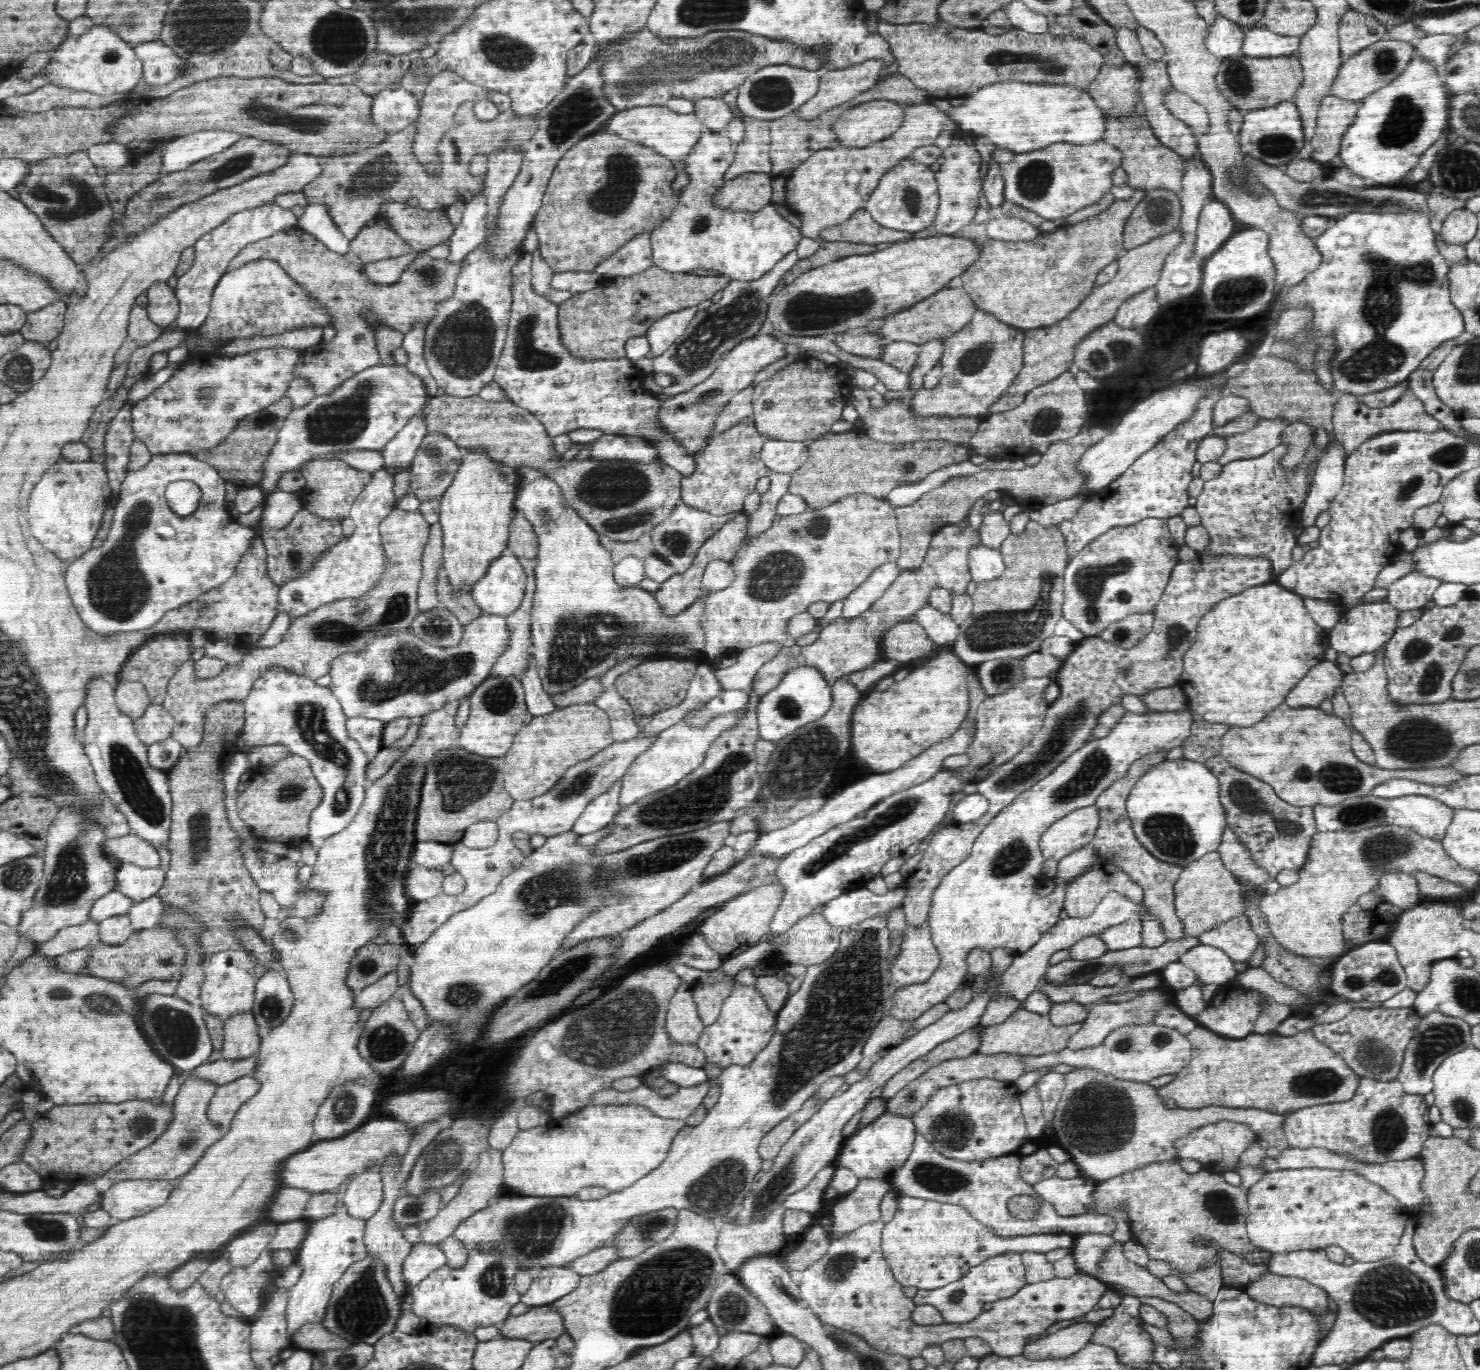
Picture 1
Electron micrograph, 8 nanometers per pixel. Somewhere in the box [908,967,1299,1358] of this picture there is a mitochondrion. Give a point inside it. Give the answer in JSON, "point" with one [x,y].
{"point":[1098,1120]}

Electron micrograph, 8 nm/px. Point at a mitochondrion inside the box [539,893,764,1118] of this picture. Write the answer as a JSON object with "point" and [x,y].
{"point":[612,1032]}

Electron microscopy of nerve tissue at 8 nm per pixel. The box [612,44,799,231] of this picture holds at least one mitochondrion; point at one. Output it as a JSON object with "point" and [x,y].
{"point":[772,93]}

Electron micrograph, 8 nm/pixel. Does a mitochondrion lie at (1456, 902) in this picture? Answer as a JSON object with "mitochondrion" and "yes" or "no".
{"mitochondrion":"no"}

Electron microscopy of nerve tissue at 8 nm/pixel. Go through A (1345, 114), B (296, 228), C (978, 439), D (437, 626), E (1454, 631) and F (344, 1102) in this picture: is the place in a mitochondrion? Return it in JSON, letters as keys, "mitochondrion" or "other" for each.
{"A":"other","B":"other","C":"other","D":"mitochondrion","E":"mitochondrion","F":"mitochondrion"}

